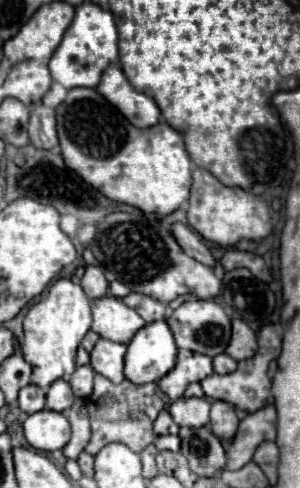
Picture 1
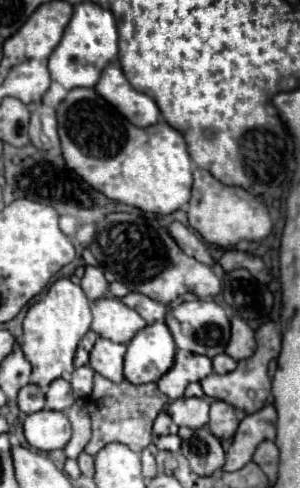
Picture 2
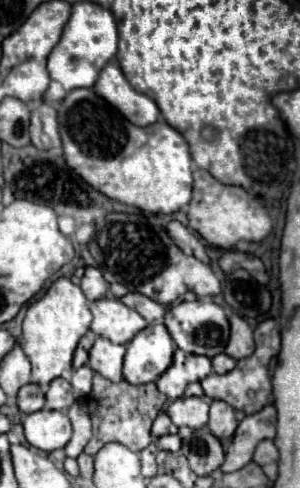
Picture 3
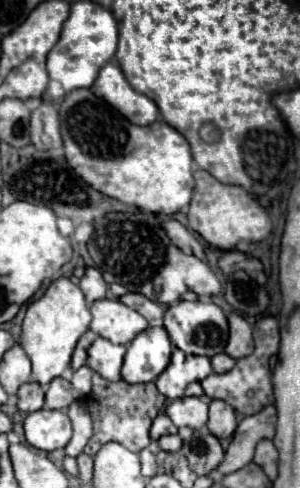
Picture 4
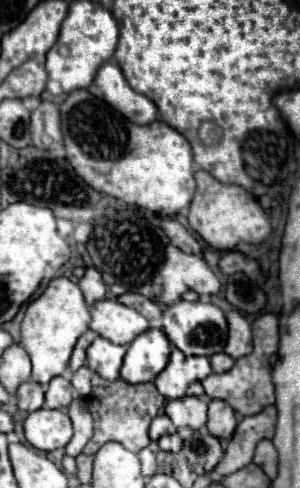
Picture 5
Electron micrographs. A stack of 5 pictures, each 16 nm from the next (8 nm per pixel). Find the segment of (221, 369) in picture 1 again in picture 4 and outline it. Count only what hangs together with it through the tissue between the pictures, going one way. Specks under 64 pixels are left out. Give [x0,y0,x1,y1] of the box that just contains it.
[212,354,236,374]

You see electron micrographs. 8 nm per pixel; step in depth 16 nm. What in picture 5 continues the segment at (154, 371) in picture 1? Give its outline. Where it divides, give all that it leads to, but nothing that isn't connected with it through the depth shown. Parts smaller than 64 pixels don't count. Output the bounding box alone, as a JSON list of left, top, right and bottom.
[120,328,172,384]

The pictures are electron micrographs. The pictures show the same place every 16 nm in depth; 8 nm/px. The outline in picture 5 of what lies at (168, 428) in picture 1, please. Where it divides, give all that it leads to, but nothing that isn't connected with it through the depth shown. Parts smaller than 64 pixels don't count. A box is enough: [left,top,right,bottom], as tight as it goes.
[150,414,176,440]

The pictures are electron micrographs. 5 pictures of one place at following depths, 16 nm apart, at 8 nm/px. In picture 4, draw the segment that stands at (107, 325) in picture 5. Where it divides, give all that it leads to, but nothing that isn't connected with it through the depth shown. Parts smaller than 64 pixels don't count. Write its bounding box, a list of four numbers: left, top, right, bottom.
[90,298,148,344]

